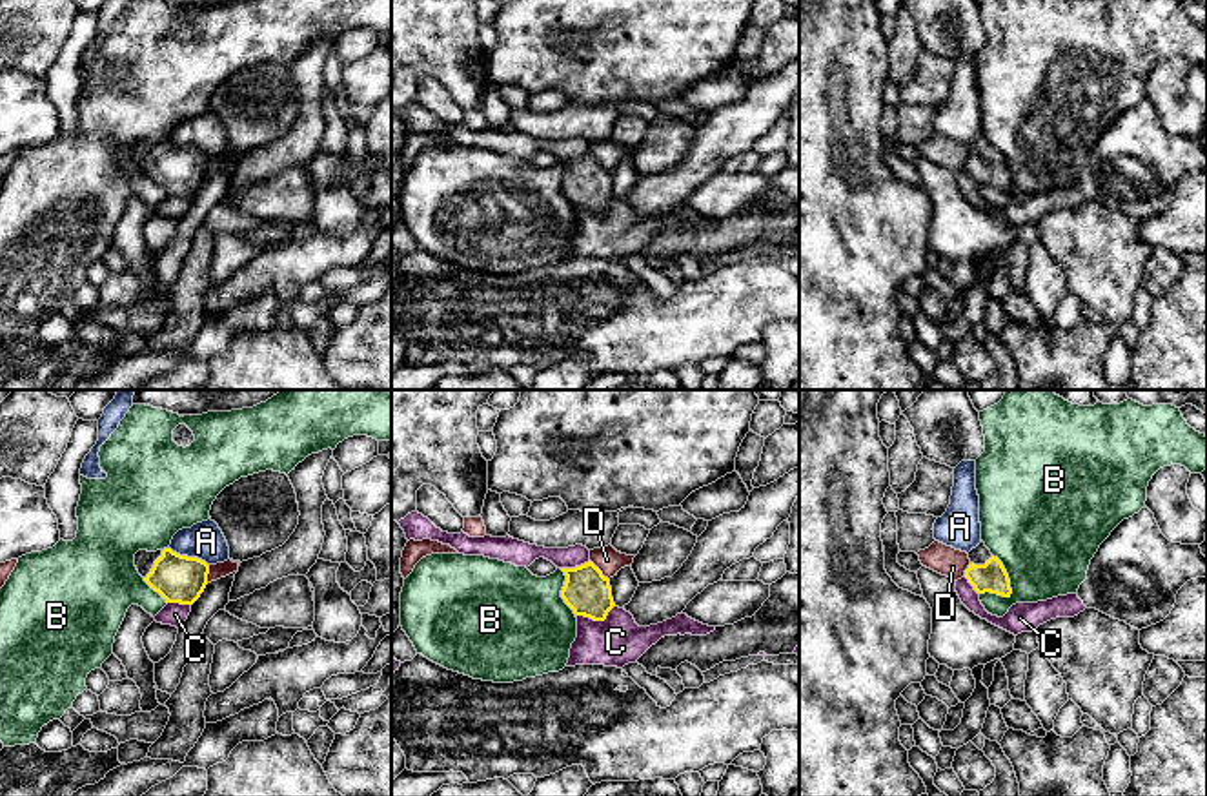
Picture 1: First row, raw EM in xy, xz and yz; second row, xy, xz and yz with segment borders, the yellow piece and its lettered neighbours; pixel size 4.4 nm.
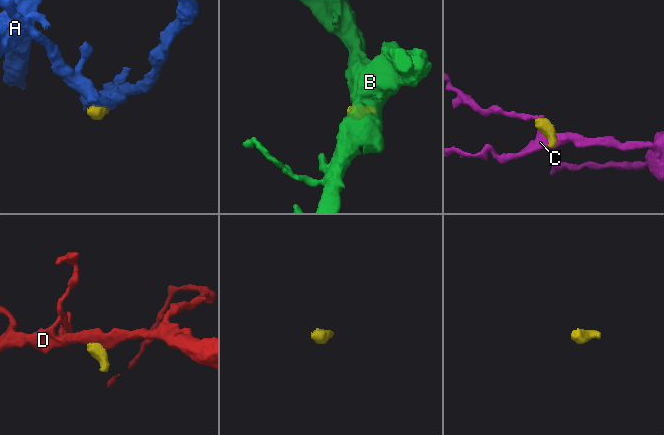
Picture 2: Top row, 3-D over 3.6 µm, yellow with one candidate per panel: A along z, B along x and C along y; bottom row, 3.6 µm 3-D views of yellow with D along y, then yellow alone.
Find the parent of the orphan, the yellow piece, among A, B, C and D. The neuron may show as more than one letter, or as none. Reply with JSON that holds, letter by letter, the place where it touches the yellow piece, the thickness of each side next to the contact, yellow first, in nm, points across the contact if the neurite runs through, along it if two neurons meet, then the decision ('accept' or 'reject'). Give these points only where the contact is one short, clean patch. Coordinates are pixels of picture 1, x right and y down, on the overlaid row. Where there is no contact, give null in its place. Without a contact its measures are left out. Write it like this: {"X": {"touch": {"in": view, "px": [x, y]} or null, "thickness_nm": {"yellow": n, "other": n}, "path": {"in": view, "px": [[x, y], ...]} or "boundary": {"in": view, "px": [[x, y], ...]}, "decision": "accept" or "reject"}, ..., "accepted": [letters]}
{"A": {"touch": {"in": "xy", "px": [190, 558]}, "thickness_nm": {"yellow": 220, "other": 160}, "boundary": {"in": "xy", "px": [[170, 547], [181, 554], [197, 556], [208, 565]]}, "decision": "reject"}, "B": {"touch": {"in": "yz", "px": [1007, 576]}, "thickness_nm": {"yellow": 130, "other": 460}, "decision": "reject"}, "C": {"touch": {"in": "xz", "px": [596, 620]}, "thickness_nm": {"yellow": 200, "other": 220}, "decision": "reject"}, "D": {"touch": {"in": "xz", "px": [599, 571]}, "thickness_nm": {"yellow": 200, "other": 110}, "boundary": {"in": "xz", "px": [[590, 560], [608, 580]]}, "decision": "reject"}, "accepted": []}

